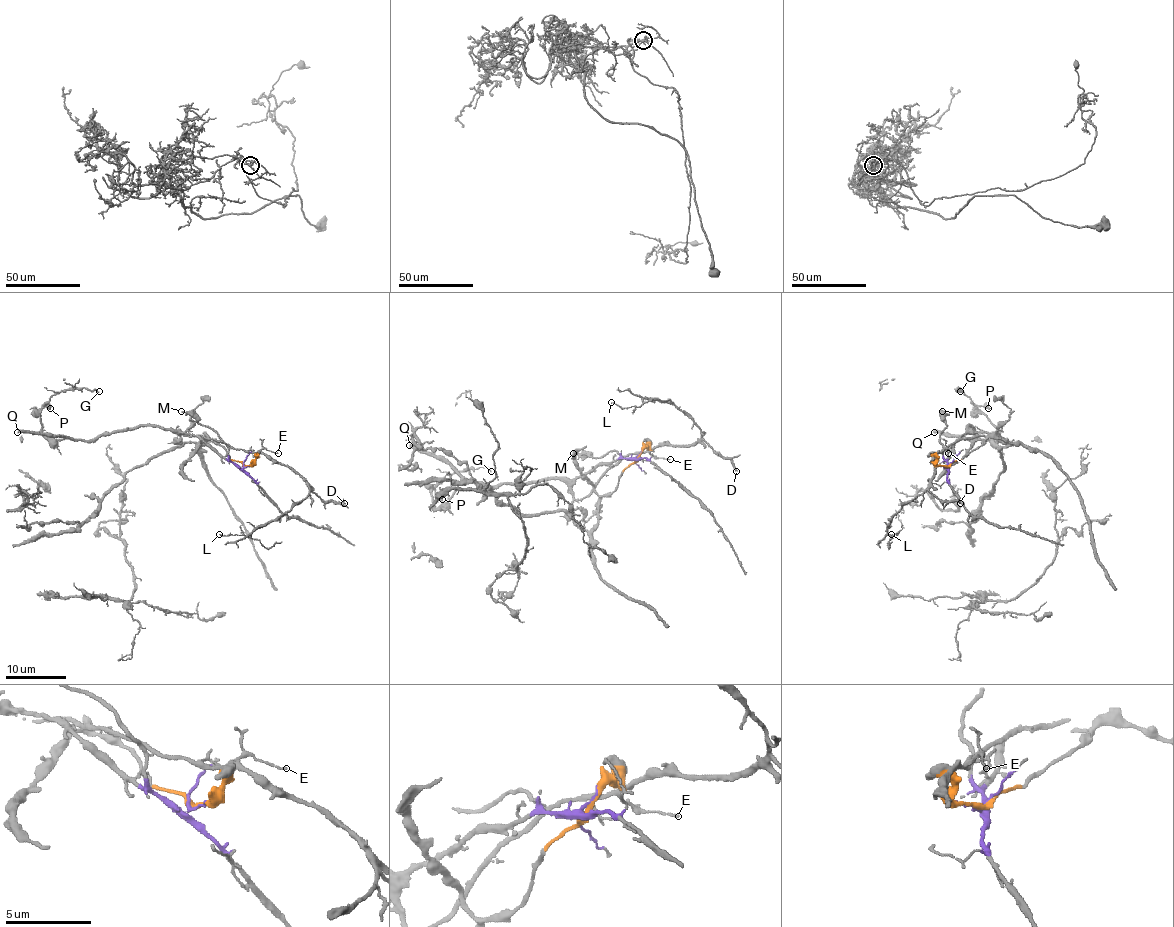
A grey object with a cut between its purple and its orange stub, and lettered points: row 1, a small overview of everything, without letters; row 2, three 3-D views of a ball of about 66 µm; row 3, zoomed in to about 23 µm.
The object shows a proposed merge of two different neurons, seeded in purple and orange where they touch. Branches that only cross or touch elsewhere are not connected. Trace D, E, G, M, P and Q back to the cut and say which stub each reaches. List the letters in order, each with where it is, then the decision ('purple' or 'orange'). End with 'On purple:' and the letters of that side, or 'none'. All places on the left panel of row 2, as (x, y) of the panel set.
D: (344, 503) | purple
E: (278, 453) | purple
G: (99, 391) | purple
M: (181, 411) | purple
P: (50, 408) | purple
Q: (17, 432) | purple
On purple: D, E, G, M, P, Q

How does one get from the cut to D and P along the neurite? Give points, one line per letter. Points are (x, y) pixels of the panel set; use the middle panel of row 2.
D: (637, 456), (620, 454), (703, 441), (728, 457), (737, 471)
P: (637, 456), (600, 462), (582, 475), (543, 482), (489, 486), (462, 480), (436, 507), (432, 491), (442, 500)

